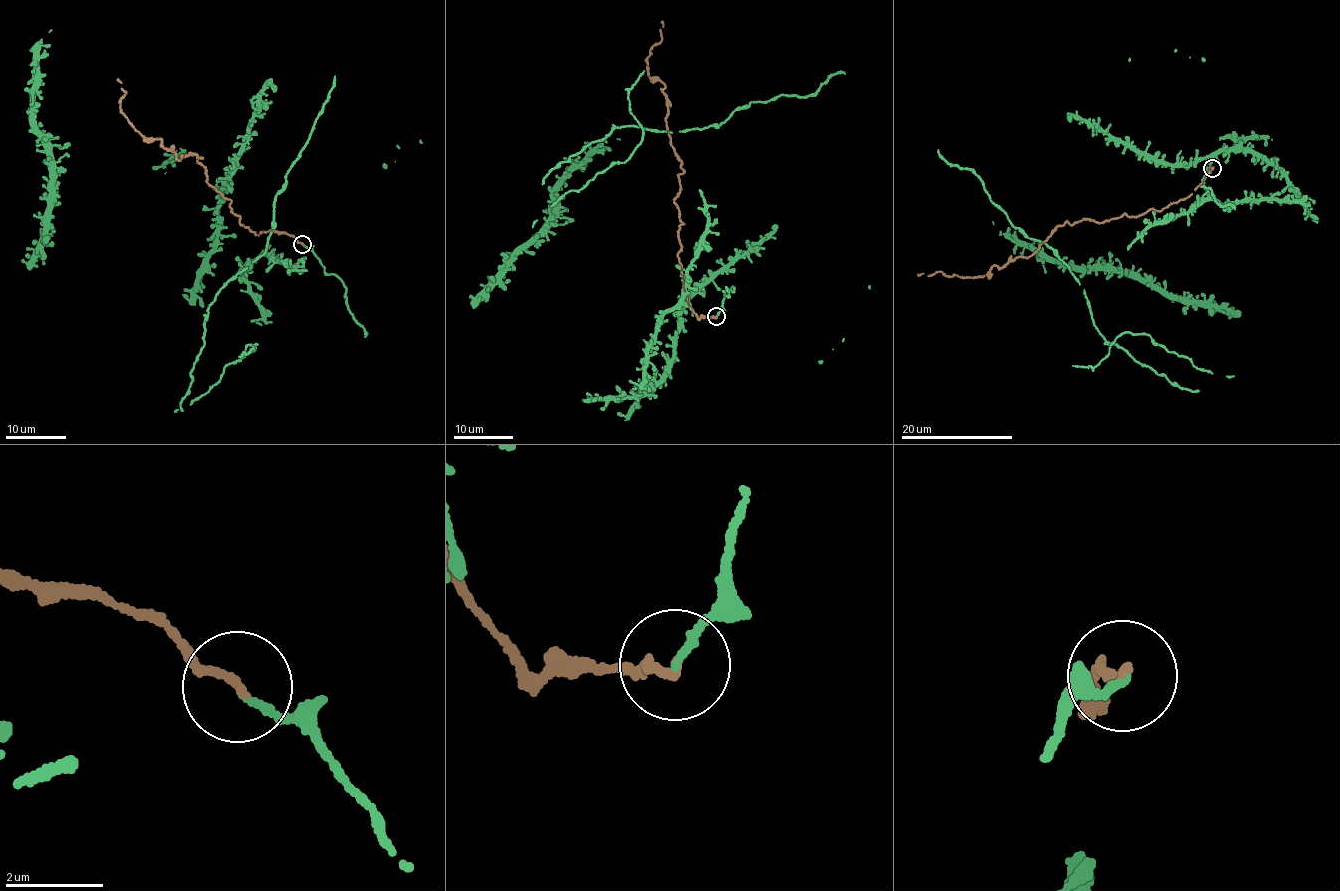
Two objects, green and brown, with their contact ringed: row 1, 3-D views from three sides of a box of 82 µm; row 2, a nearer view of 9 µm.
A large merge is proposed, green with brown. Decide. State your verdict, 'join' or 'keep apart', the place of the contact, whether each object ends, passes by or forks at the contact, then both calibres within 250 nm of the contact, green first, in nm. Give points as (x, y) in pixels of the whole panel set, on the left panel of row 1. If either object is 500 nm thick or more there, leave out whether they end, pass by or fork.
join; at (302, 244); green ends there; brown ends there; 130 nm thick on the green side, 180 nm on the other

